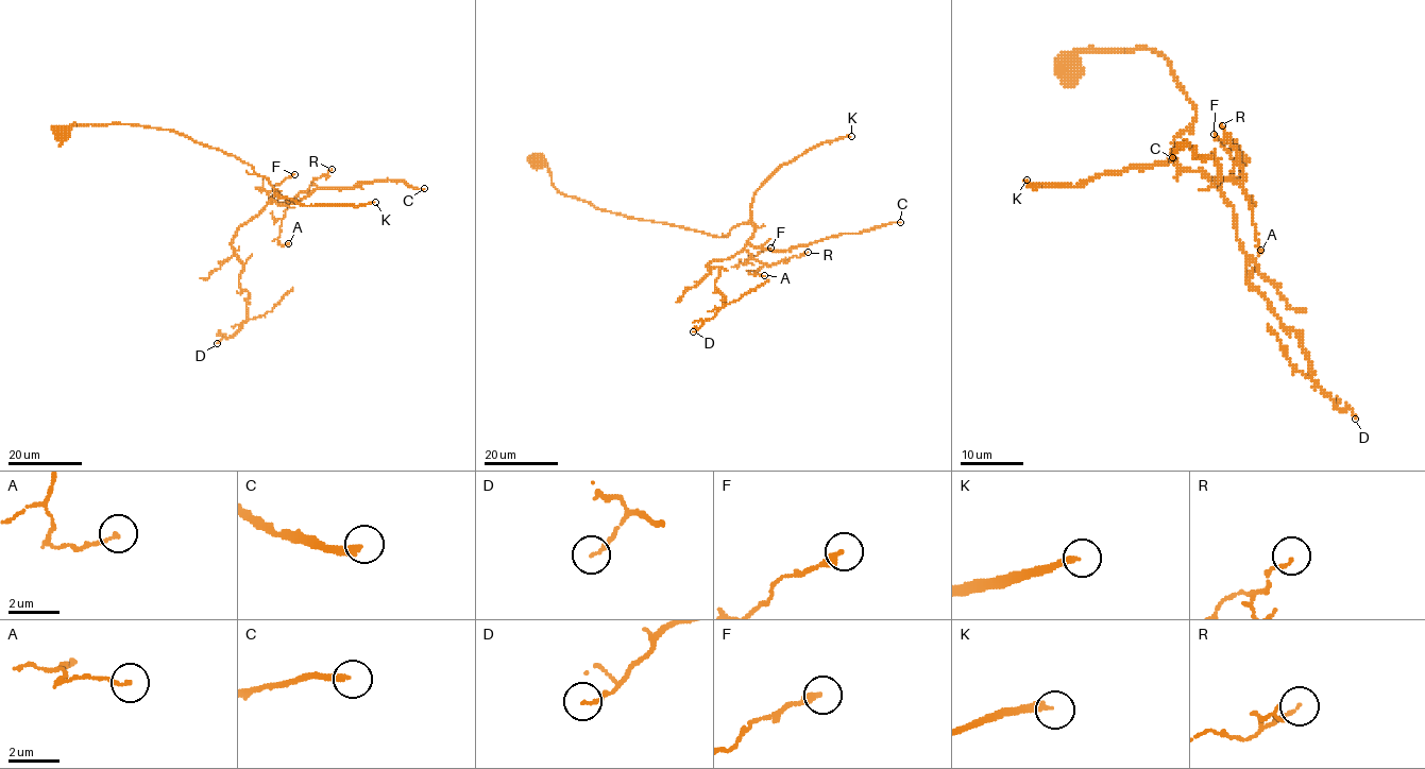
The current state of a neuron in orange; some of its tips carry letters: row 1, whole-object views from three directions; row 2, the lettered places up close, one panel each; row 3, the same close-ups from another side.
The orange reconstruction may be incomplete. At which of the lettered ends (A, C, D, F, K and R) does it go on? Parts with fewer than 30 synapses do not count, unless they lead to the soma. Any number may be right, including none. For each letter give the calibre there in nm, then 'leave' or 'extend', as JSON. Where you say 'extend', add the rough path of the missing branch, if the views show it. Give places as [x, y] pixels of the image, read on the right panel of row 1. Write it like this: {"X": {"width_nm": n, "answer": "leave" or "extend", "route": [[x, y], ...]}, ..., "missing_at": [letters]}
{"A": {"width_nm": 120, "answer": "leave"}, "C": {"width_nm": 220, "answer": "extend", "route": [[1172, 157], [1074, 147], [1045, 153], [1031, 147], [1020, 150], [1008, 170], [1008, 180], [1018, 182]]}, "D": {"width_nm": 140, "answer": "leave"}, "F": {"width_nm": 320, "answer": "leave"}, "K": {"width_nm": 240, "answer": "extend", "route": [[1027, 180], [1018, 163], [1054, 139], [1073, 139], [1110, 122], [1131, 131], [1143, 143], [1146, 170]]}, "R": {"width_nm": 110, "answer": "leave"}, "missing_at": ["C", "K"]}

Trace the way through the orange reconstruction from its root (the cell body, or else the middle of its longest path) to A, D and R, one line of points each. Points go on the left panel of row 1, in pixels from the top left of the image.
A: (61, 133), (77, 124), (135, 124), (235, 155), (280, 194), (269, 202), (287, 205), (278, 244), (288, 243)
D: (61, 133), (117, 123), (175, 131), (251, 165), (280, 194), (233, 240), (247, 320), (217, 343)
R: (61, 133), (77, 124), (117, 123), (181, 133), (251, 165), (280, 194), (269, 202), (290, 202), (332, 169)

